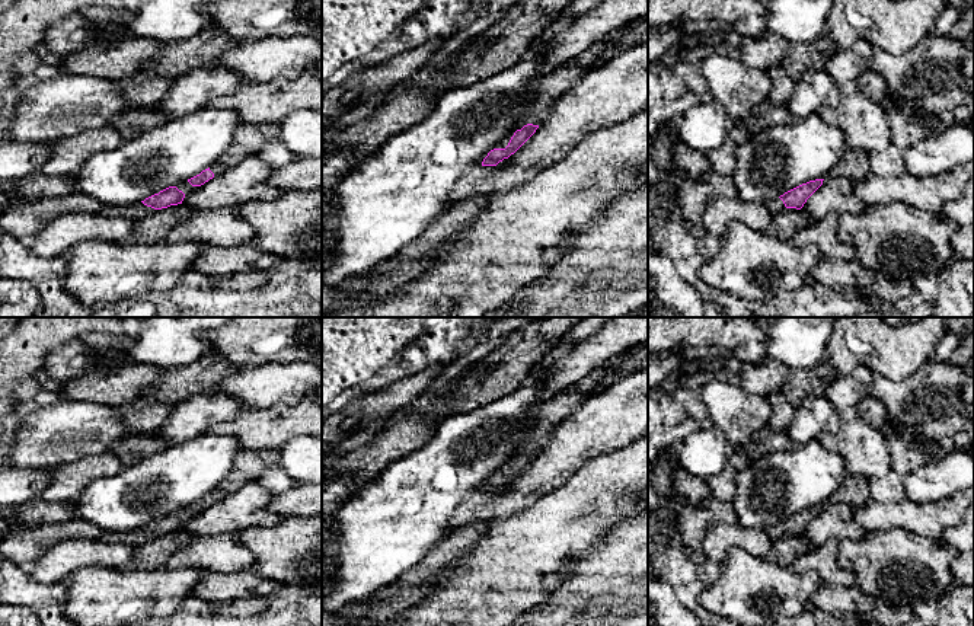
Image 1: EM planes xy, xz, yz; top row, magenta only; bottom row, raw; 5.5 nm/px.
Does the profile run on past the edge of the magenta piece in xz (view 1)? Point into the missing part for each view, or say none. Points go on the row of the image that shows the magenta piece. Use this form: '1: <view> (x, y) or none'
1: xz (564, 77)

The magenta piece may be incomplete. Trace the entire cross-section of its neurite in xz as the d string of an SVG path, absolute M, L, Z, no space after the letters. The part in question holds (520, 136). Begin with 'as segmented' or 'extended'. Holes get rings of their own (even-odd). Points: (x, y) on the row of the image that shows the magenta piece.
extended; M613 36L593 45L581 55L558 66L536 86L536 96L527 106L524 118L517 128L508 132L483 159L482 166L496 166L514 154L539 128L556 100L571 90L594 67L600 54L613 44Z

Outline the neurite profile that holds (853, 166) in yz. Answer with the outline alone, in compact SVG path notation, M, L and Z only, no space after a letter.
M849 148L844 157L831 169L831 178L846 178L856 183L871 176L869 162L865 151Z

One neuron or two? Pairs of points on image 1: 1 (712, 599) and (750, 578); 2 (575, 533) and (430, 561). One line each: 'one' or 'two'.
1: one
2: two

